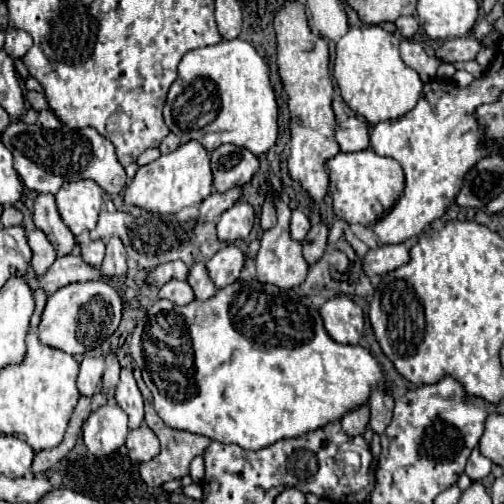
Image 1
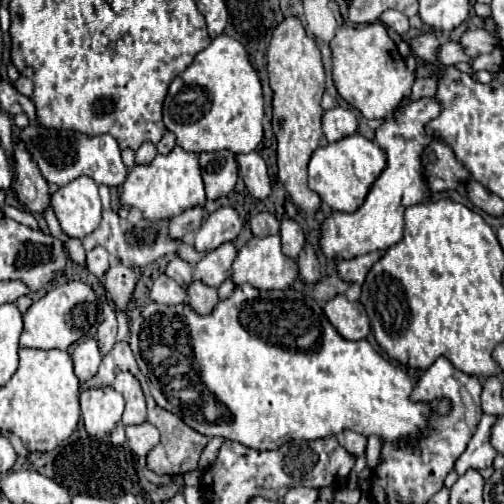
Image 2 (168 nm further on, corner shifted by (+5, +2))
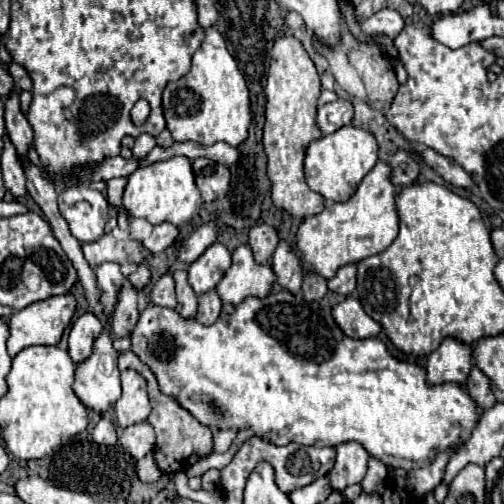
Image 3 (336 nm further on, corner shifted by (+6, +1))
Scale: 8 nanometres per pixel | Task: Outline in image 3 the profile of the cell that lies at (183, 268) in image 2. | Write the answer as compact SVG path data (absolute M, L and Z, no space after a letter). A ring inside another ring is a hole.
M177 269L171 273L175 283L177 283L177 311L183 317L195 317L197 311L197 295L191 289L189 281L187 281L187 271L185 269Z

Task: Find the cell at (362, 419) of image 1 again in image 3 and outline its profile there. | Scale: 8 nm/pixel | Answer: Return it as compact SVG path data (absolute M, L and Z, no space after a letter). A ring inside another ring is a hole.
M341 443L337 449L337 461L335 467L329 473L329 481L333 489L345 489L349 485L359 483L367 473L367 461L369 453L359 443Z

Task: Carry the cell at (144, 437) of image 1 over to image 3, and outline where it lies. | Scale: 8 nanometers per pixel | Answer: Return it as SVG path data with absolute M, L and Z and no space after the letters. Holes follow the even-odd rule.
M143 421L143 423L137 423L137 425L131 425L131 427L123 429L119 443L135 459L141 459L149 451L153 451L153 447L155 447L155 431L147 421Z

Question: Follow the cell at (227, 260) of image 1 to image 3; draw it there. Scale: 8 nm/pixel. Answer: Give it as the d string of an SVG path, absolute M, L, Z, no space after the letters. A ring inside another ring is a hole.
M213 243L197 261L189 267L189 285L197 295L211 291L223 279L231 267L231 253L225 245Z

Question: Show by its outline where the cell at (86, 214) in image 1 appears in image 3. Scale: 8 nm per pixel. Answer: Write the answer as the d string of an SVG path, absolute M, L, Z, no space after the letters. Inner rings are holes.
M77 183L59 195L59 211L69 223L71 233L81 243L89 243L103 235L109 203L101 191Z

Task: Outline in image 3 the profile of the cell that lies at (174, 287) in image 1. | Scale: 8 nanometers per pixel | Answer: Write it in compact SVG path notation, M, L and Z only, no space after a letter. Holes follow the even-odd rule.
M165 273L165 275L159 277L159 281L151 289L149 301L153 305L159 305L159 307L175 309L175 305L177 305L177 301L175 301L175 281L173 281L171 273Z

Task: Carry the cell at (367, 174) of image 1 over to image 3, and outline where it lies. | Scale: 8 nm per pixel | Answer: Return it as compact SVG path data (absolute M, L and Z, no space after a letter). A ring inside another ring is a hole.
M353 125L341 127L339 131L325 135L313 141L307 147L305 155L305 179L307 185L319 193L323 199L329 201L349 201L353 189L363 181L363 177L375 167L377 163L377 141L369 131L357 129Z

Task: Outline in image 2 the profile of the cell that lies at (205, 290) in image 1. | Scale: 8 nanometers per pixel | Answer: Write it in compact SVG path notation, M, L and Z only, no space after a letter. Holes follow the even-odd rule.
M192 282L188 288L188 304L198 312L198 314L210 314L212 308L218 304L218 294L214 288L206 284Z

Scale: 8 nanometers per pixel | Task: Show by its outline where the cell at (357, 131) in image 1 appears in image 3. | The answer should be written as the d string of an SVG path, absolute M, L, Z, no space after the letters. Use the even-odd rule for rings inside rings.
M345 99L327 103L319 107L319 113L317 113L317 125L323 131L323 135L331 135L341 127L351 125L351 119L353 119L353 105Z

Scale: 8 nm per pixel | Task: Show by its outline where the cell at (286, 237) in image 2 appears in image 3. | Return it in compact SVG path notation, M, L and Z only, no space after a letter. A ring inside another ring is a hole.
M279 241L271 267L277 273L277 283L285 287L291 293L297 293L301 289L301 279L303 279L303 267L301 267L301 257L295 253L293 245L287 241Z

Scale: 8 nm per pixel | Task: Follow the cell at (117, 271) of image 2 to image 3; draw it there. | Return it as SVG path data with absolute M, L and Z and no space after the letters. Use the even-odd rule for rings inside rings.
M125 283L119 291L115 309L113 309L113 333L117 337L125 337L131 333L139 319L139 309L137 309L137 289L131 283Z

